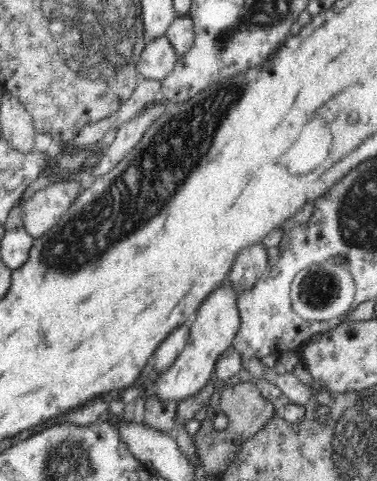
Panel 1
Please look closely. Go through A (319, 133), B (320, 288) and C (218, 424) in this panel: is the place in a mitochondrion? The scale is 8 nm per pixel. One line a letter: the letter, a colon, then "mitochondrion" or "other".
A: other
B: mitochondrion
C: mitochondrion

